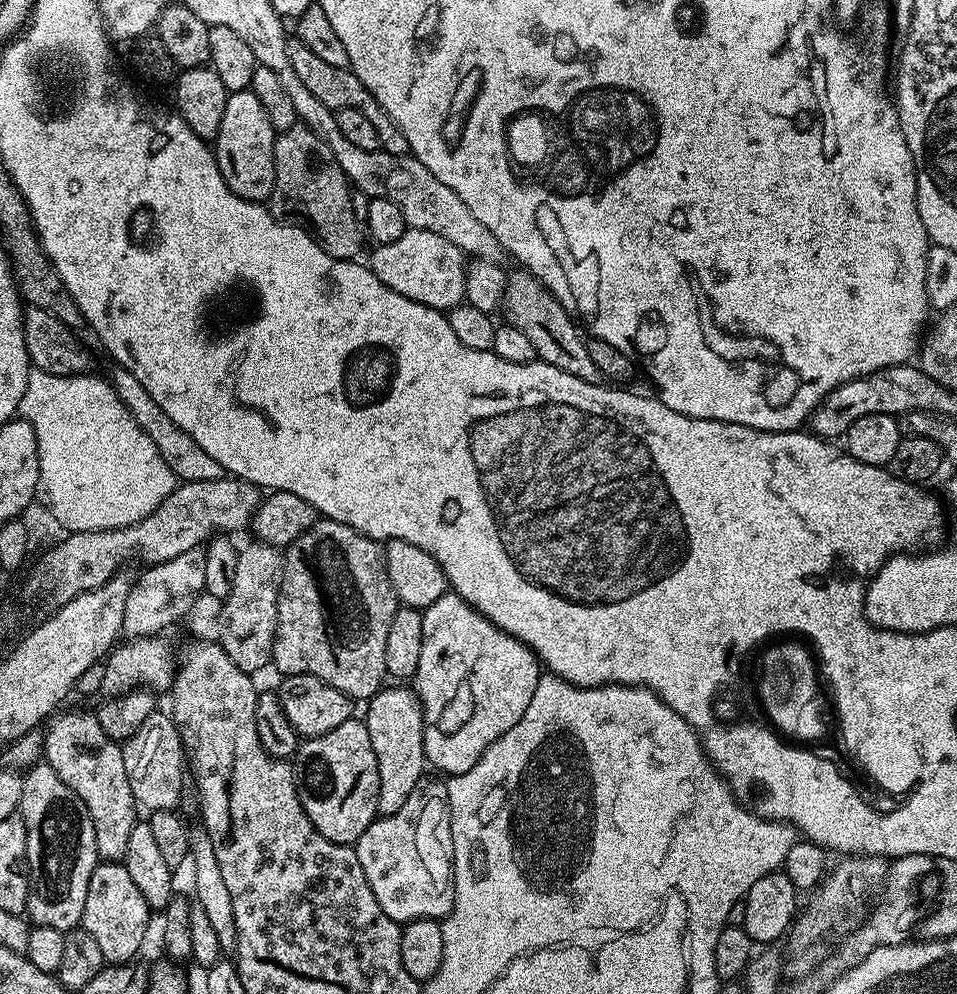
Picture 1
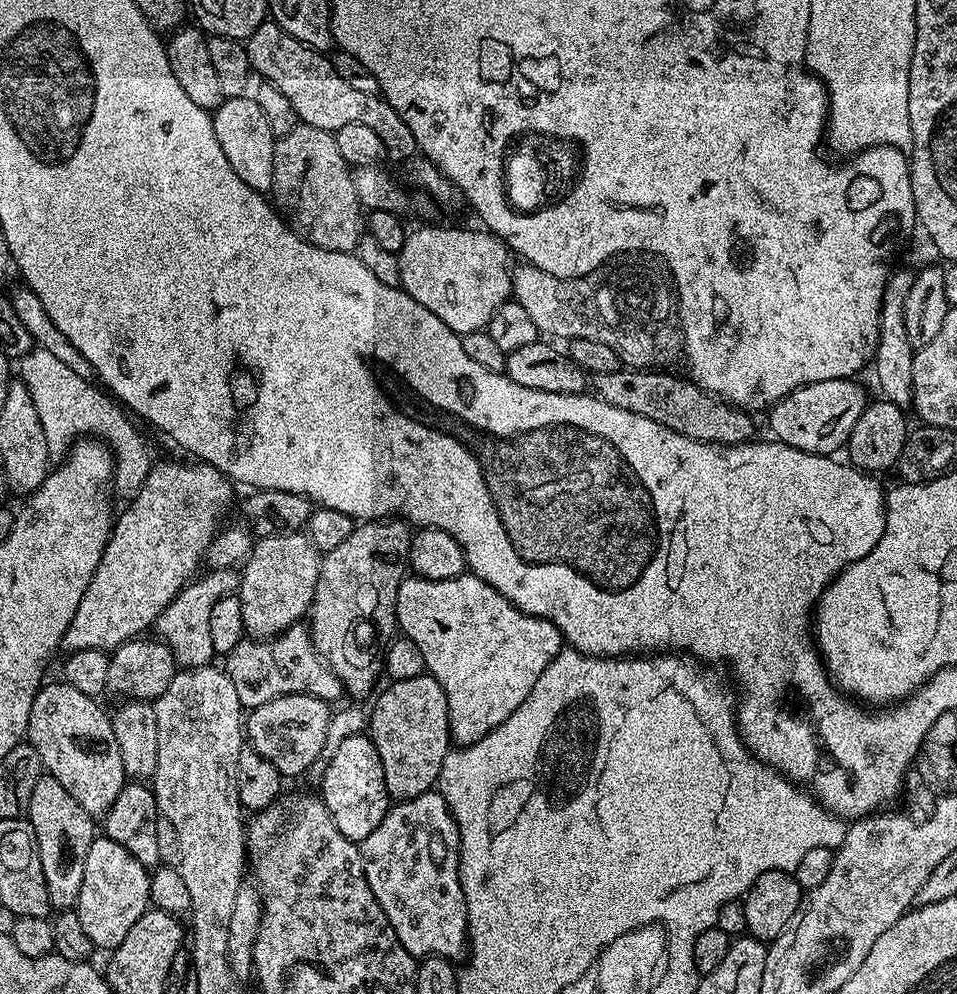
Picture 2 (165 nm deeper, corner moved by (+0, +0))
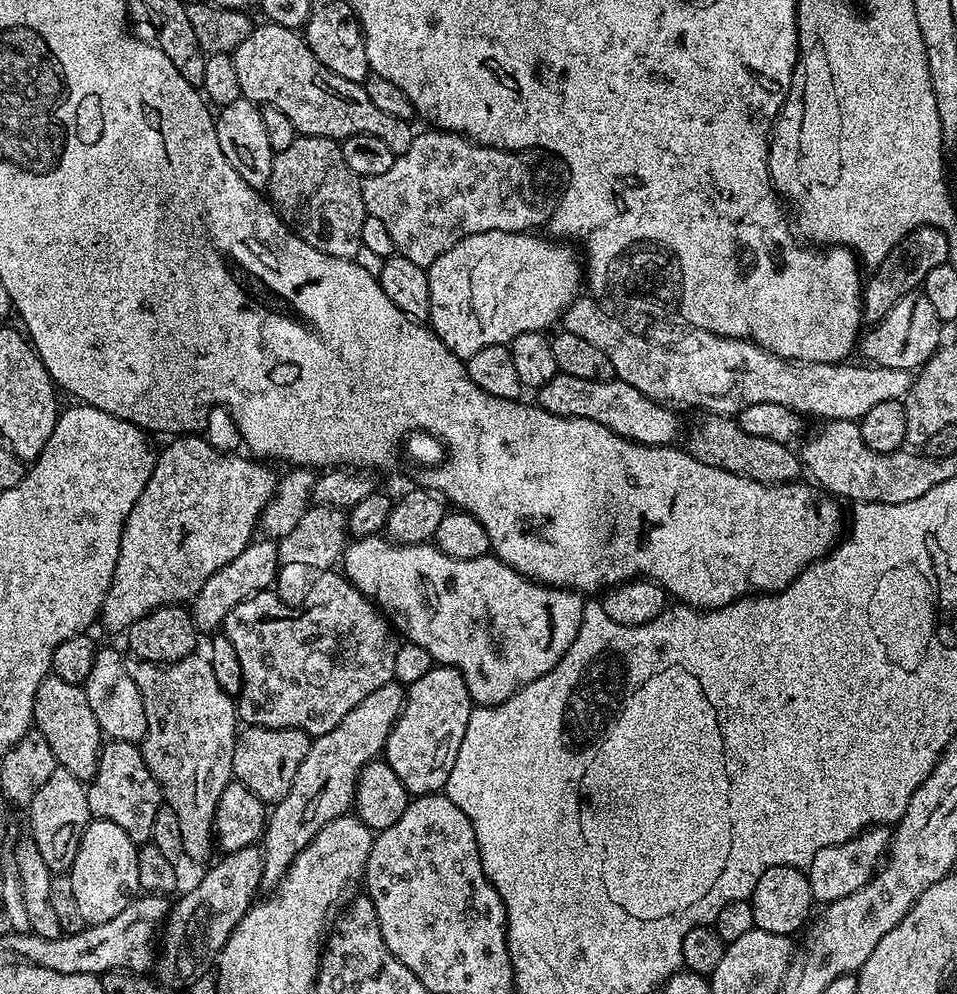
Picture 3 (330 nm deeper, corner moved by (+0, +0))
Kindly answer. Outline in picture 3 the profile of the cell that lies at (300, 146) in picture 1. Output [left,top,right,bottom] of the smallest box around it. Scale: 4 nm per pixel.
[266,135,366,260]

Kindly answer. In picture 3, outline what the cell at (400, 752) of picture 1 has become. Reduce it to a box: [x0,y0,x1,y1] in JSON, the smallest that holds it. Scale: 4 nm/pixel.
[382,666,473,797]

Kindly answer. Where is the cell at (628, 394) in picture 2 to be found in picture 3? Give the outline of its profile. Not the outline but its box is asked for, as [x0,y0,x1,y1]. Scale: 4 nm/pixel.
[686,414,801,484]

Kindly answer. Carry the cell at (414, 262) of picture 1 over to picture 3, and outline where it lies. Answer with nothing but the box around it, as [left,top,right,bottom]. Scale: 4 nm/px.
[426,230,582,362]

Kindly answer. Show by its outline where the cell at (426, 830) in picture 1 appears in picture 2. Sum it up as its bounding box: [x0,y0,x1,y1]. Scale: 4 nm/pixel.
[359,791,468,962]

